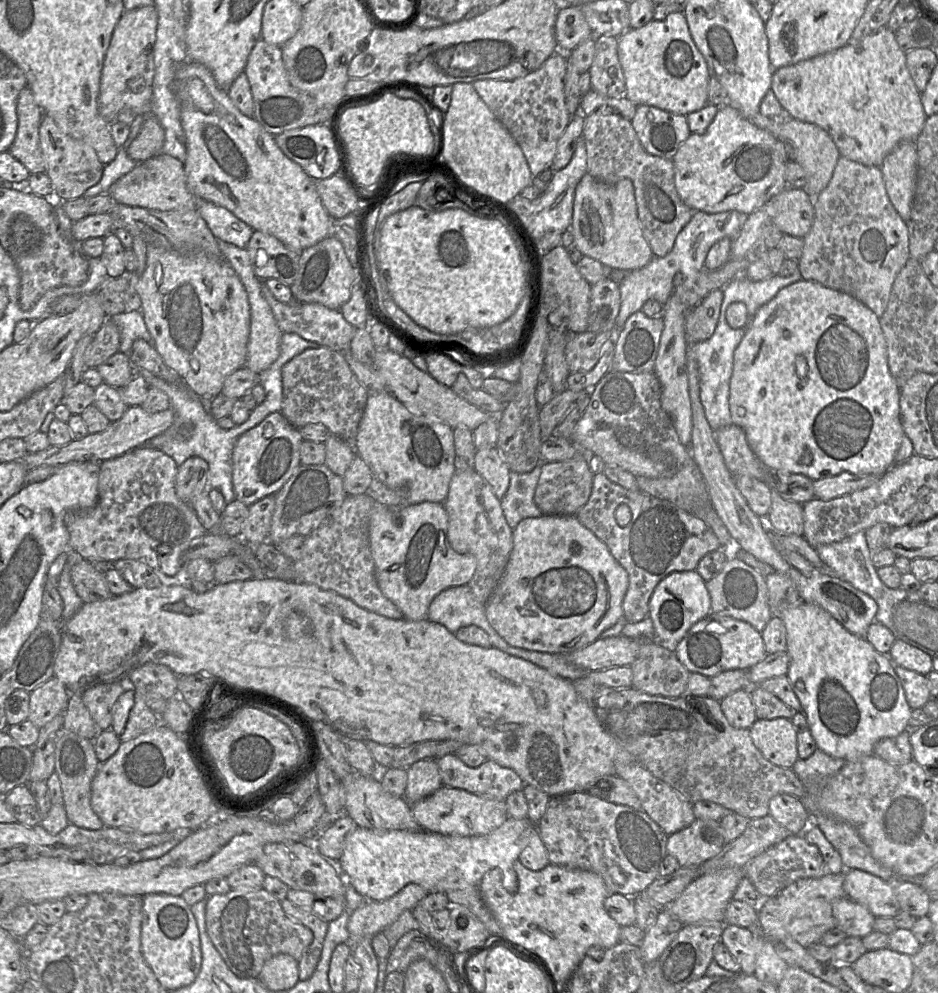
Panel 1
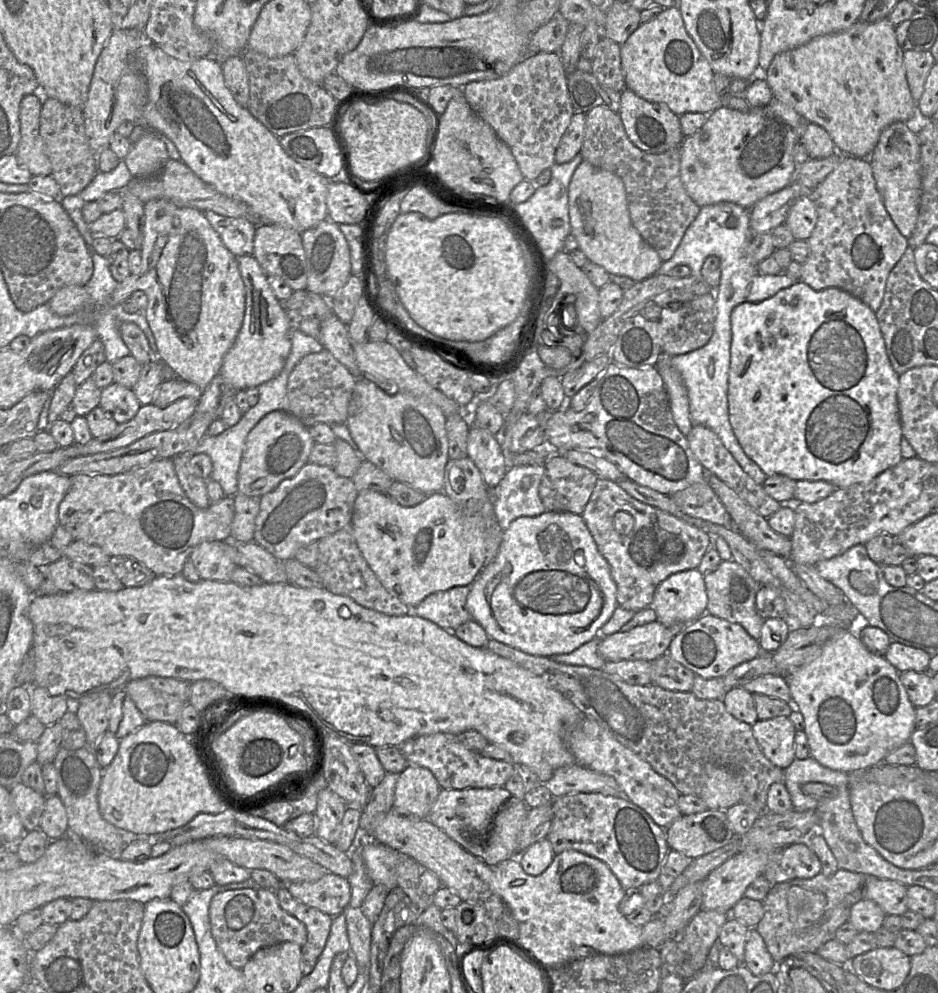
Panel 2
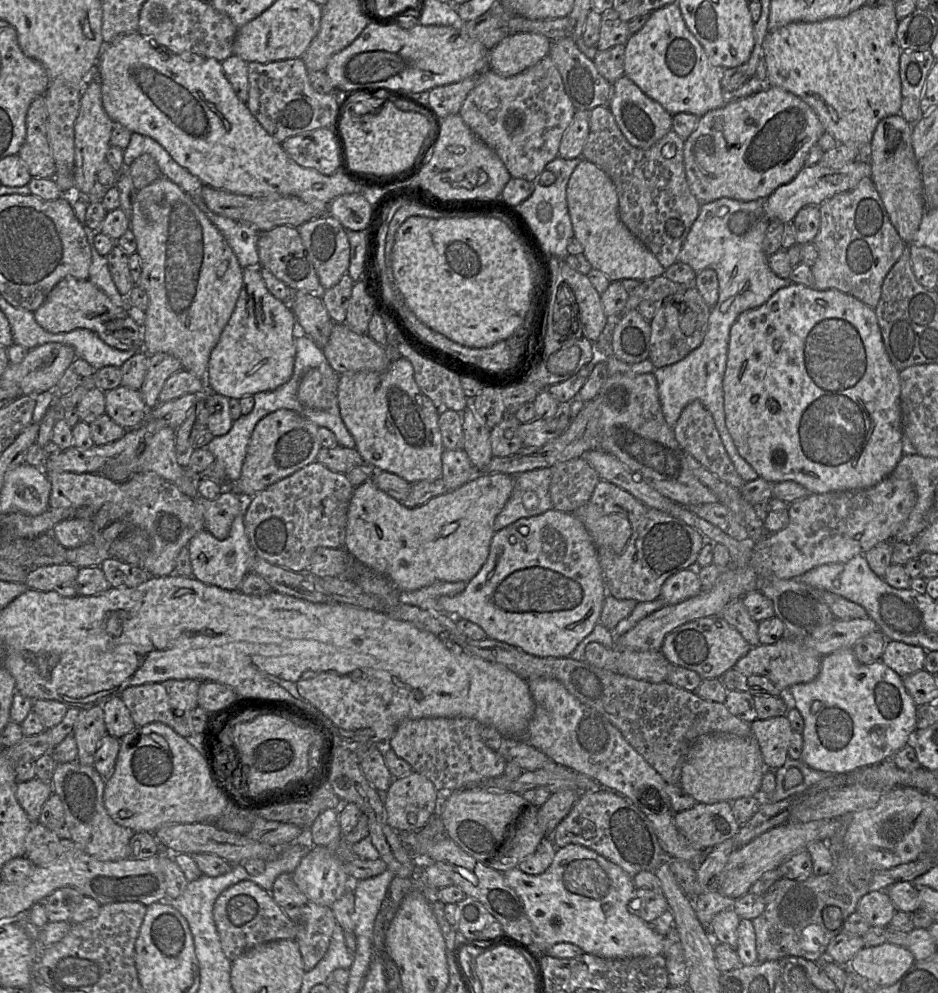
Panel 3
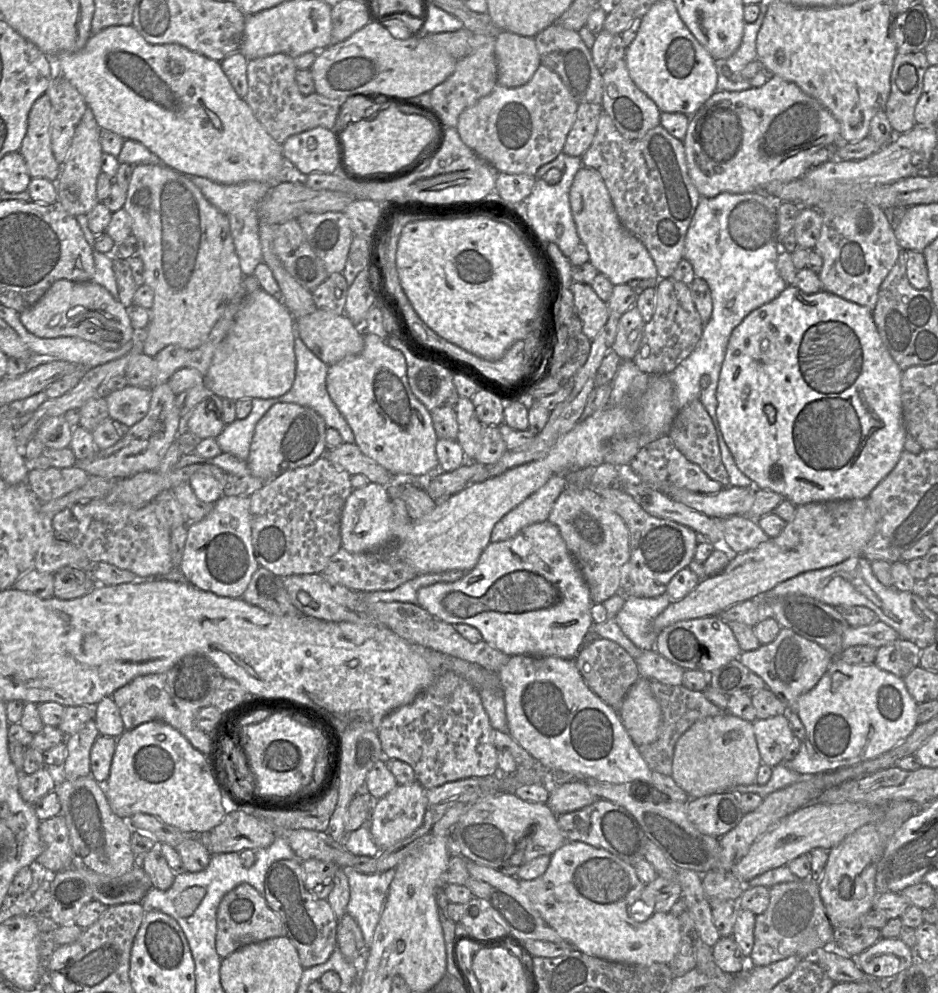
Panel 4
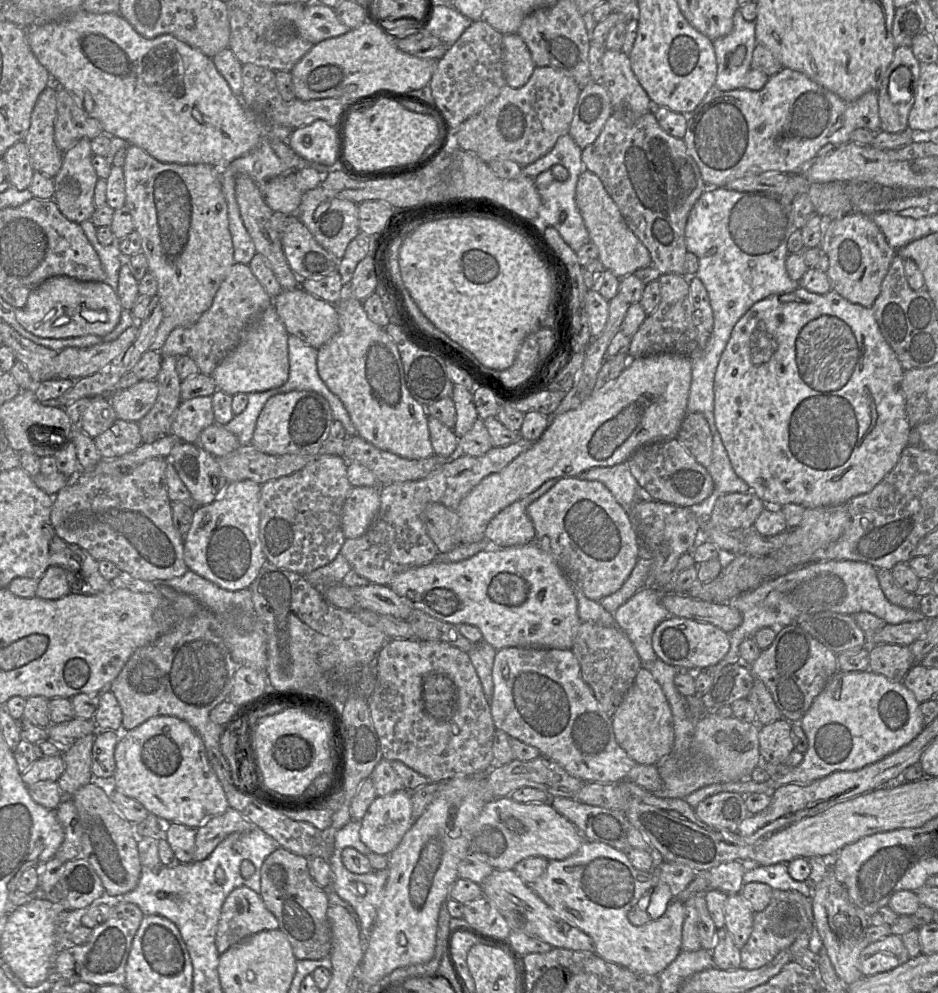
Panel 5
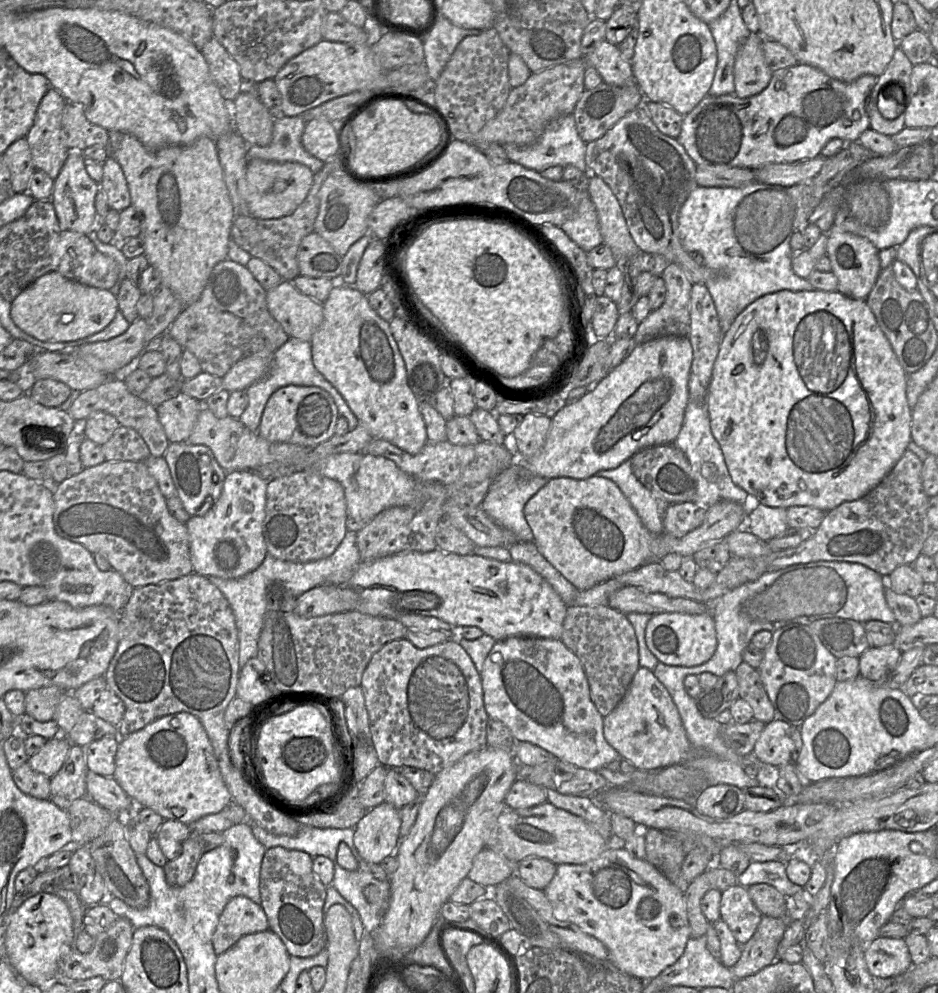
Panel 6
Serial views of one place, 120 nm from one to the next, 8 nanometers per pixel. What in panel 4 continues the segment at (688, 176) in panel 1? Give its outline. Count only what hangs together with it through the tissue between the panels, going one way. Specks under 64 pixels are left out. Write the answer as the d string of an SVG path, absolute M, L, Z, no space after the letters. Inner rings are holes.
M769 75L761 87L740 92L716 91L689 117L683 139L688 174L699 194L707 198L723 192L761 192L772 181L801 178L812 168L813 155L818 150L841 140L839 122L818 100L775 75Z

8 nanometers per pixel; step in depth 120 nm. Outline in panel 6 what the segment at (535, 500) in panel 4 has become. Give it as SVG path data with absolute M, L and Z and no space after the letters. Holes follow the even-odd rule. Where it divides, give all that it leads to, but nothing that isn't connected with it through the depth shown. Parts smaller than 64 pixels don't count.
M517 458L510 467L502 471L492 481L480 507L496 523L513 534L518 542L532 542L533 534L524 517L523 509L526 502L535 495L548 480L548 478L529 474L524 467L524 463Z

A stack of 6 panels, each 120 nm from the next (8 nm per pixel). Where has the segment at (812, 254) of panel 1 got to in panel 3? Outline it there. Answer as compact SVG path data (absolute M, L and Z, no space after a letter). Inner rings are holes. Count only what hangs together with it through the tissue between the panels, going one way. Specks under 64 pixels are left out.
M871 177L863 178L852 190L834 195L819 206L820 228L812 243L818 257L811 266L812 287L817 290L836 289L849 294L872 309L878 305L882 285L890 269L901 257L906 243L890 221L884 203Z

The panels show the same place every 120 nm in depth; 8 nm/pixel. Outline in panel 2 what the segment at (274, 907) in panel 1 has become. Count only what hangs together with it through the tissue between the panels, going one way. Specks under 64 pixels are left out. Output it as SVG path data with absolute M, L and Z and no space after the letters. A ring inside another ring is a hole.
M265 888L227 890L216 894L210 903L209 918L212 937L227 961L242 970L260 949L282 942L303 946L307 940L305 925L279 905L276 893Z

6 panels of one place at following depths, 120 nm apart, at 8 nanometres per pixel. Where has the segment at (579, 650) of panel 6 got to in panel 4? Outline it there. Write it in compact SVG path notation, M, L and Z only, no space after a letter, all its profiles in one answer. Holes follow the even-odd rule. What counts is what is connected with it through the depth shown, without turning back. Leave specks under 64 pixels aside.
M595 637L583 645L575 657L575 662L588 687L616 711L640 677L635 659L619 644L602 637Z

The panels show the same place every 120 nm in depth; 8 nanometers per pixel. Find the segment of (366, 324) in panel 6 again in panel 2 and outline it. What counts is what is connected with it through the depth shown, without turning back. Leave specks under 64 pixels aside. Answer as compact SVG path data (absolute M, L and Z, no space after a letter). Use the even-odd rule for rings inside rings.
M357 378L346 425L363 460L368 460L394 482L405 483L425 496L443 492L449 458L446 416L426 398L398 392L387 394L367 379Z

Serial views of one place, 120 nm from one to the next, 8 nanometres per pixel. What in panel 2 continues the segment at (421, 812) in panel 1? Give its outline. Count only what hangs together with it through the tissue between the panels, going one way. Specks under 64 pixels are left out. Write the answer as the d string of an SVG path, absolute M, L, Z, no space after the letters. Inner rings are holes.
M504 787L441 789L427 819L490 867L518 858L518 835L529 808Z

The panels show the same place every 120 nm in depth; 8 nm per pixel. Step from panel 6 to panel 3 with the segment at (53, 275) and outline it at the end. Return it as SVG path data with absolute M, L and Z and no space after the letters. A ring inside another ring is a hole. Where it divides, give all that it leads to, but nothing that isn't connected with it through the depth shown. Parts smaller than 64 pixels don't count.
M74 277L62 279L49 293L44 303L34 311L36 322L47 332L57 334L84 328L95 332L106 344L121 351L143 350L143 328L137 324L123 307L115 305L110 298L91 281Z

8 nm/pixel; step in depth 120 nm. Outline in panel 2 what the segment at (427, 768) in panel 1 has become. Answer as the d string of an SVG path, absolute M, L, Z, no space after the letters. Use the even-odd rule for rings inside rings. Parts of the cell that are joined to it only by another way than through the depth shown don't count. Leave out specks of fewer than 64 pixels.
M408 764L398 776L392 810L402 816L427 818L440 790L429 769Z

